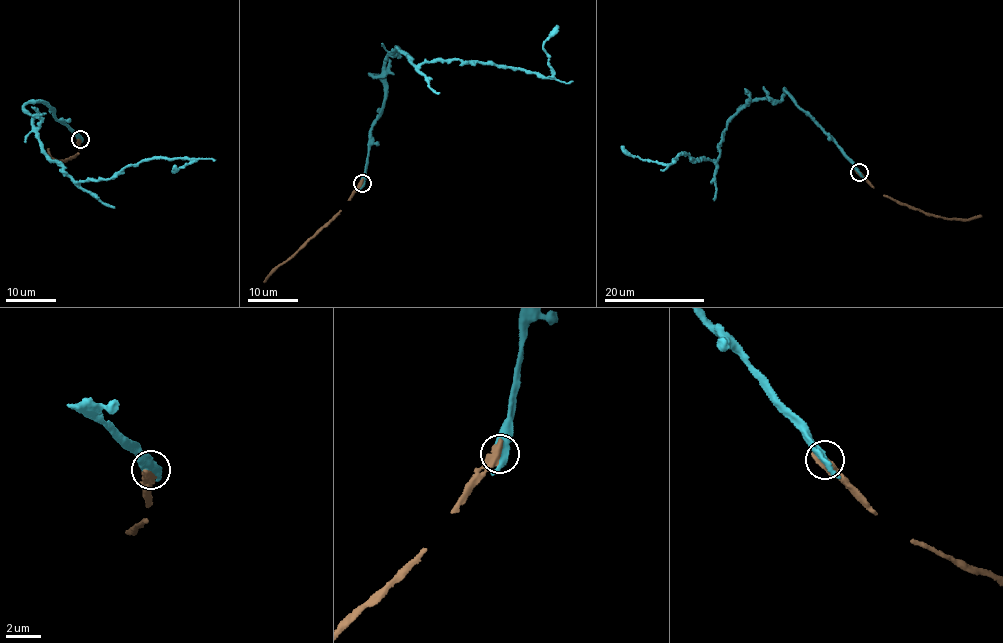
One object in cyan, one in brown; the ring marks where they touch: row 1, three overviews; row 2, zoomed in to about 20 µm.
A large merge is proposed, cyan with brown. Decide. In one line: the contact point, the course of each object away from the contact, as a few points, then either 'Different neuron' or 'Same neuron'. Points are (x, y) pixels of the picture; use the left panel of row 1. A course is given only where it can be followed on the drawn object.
Place: (80, 139). Course of cyan: (80, 138), (46, 105), (24, 106), (44, 149), (74, 180), (111, 179), (154, 158), (194, 161), (173, 166). Course of brown: (80, 139), (79, 154), (67, 159), (53, 158), (47, 148). Different neuron

